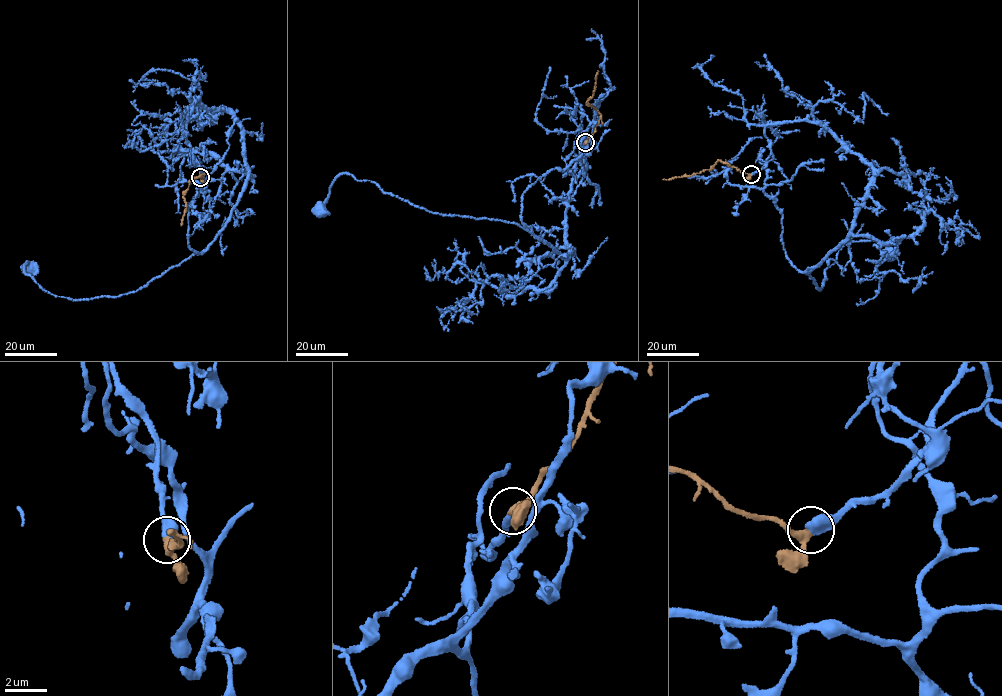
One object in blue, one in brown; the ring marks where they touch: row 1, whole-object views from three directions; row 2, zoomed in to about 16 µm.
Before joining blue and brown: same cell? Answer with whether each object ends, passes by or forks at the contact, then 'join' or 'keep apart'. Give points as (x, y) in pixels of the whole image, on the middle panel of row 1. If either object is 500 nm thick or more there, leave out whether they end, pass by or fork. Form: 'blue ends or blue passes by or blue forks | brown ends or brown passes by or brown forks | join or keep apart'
join

